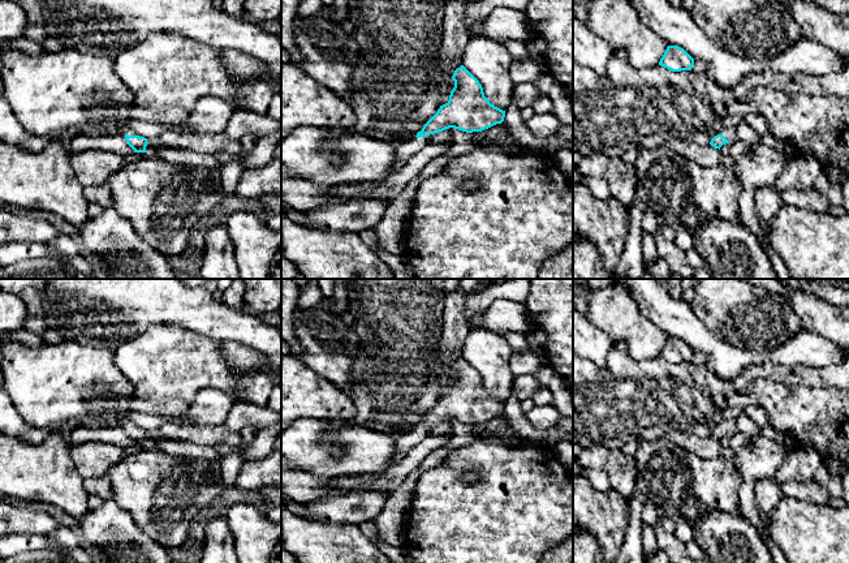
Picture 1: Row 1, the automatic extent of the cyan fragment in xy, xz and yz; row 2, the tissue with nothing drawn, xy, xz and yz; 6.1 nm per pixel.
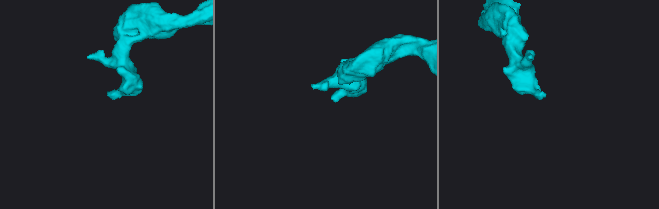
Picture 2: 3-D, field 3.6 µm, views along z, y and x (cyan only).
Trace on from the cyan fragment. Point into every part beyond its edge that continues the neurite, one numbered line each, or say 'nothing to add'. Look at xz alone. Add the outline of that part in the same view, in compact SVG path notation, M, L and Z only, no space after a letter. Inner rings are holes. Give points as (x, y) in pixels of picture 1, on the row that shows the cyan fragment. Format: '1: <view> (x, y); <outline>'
1: xz (405, 150); M424 137L411 138L396 145L396 159L391 171L384 179L361 184L341 184L332 189L332 193L349 199L369 199L372 192L384 182L385 179L397 172L413 155L427 143Z

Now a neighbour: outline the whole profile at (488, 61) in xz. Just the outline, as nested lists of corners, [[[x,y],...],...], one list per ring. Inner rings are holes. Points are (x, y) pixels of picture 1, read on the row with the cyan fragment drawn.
[[[483,35],[469,38],[462,65],[479,81],[484,96],[505,111],[513,95],[514,83],[509,74],[512,56],[508,50]]]

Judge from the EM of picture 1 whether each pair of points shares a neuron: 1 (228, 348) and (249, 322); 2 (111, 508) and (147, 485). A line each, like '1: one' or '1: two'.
1: two
2: two

